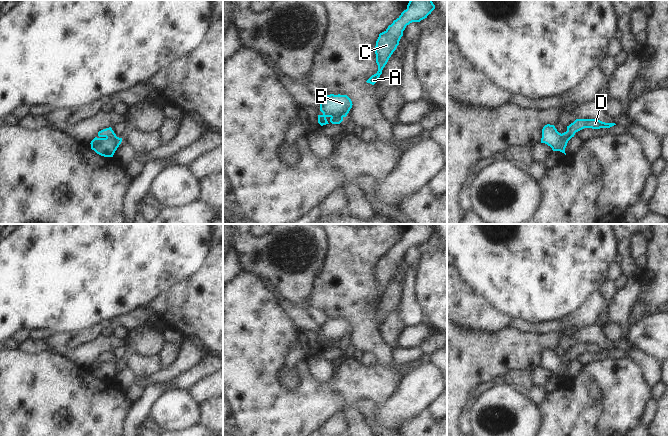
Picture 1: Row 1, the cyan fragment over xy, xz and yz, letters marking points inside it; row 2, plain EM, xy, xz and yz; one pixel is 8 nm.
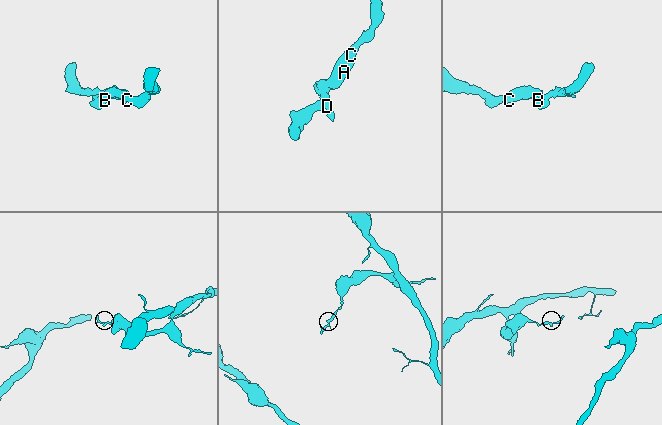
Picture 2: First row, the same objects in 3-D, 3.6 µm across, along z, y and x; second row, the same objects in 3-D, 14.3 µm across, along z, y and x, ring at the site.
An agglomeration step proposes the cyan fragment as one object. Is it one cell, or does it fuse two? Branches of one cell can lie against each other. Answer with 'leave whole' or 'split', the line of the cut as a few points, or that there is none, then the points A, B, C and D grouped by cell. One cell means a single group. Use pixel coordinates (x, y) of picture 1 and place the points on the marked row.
split | xz (342, 116), (334, 116), (330, 121) | A B C / D

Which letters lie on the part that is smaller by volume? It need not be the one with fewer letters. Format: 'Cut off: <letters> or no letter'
Cut off: D

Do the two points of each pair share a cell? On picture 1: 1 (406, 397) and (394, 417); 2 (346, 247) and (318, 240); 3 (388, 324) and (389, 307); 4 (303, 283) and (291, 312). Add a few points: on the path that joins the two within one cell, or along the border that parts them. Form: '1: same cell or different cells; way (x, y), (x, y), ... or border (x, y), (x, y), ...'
1: same cell; way (405, 402), (395, 412)
2: different cells; border (326, 234), (328, 249), (322, 265)
3: different cells; border (397, 306), (379, 327)
4: different cells; border (276, 290), (283, 298), (302, 308), (309, 315)

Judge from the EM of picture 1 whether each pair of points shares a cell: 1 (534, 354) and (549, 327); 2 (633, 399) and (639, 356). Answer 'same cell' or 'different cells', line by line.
1: different cells
2: different cells

